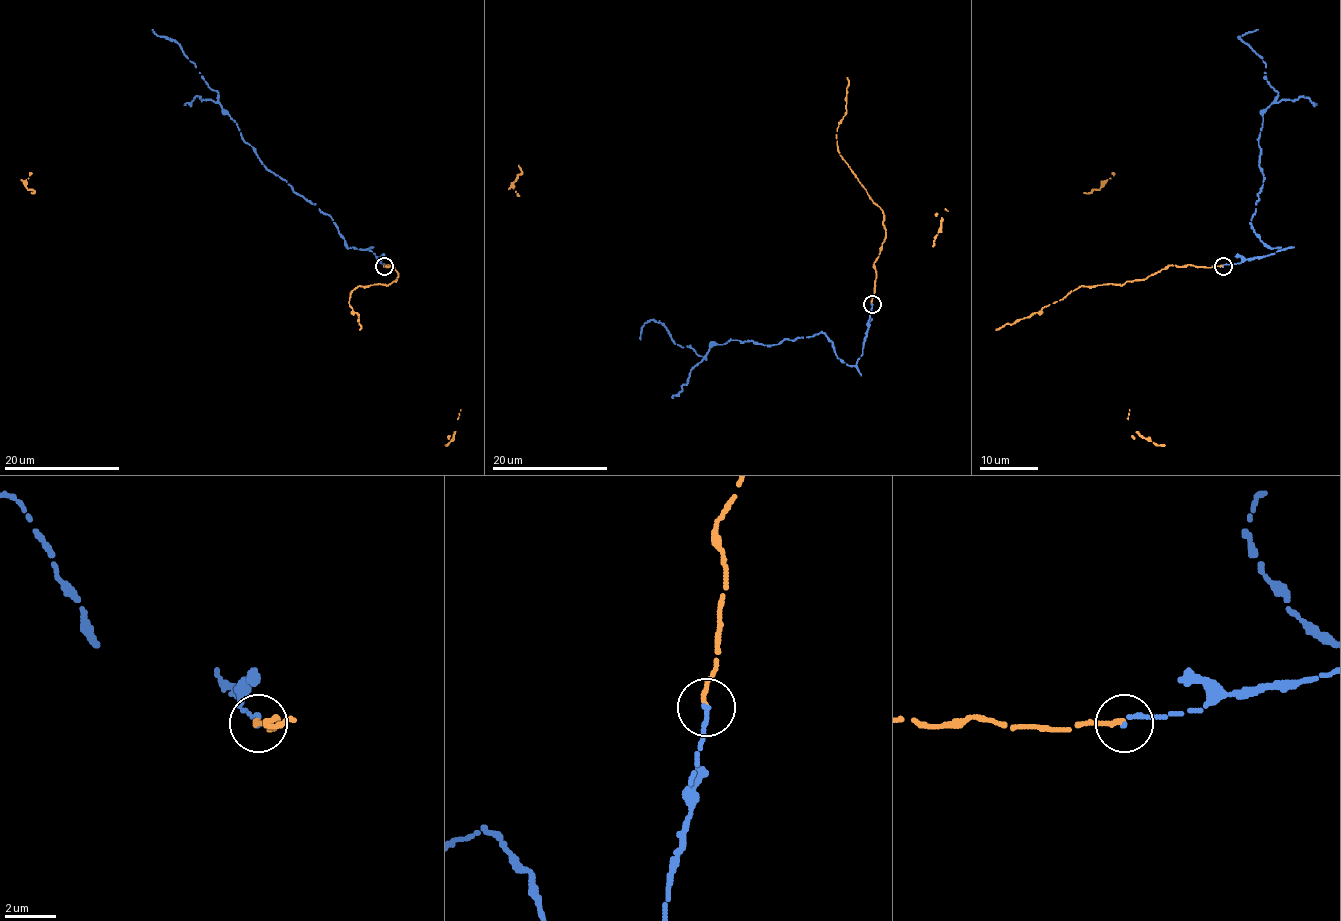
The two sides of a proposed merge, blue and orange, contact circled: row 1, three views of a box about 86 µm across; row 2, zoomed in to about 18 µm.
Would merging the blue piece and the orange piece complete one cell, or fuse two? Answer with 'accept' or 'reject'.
accept

